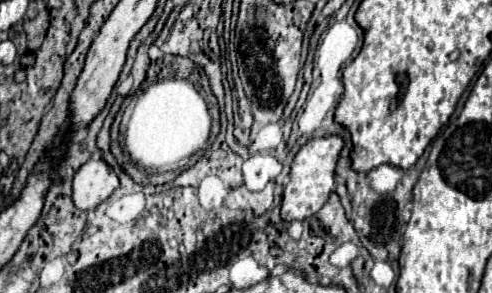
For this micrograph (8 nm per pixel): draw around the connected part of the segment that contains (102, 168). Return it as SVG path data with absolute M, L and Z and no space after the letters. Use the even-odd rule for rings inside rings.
M89 159L73 179L73 203L79 209L95 209L119 187L119 177L103 159Z

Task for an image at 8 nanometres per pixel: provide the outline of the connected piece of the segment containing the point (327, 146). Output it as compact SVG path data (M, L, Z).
M331 135L331 137L311 139L299 149L299 153L295 155L295 161L291 165L291 173L289 173L291 179L289 179L285 193L283 193L281 217L285 221L309 219L325 205L325 201L329 199L329 193L333 191L333 185L335 185L335 165L337 165L337 159L339 159L343 145L345 143L339 135Z

